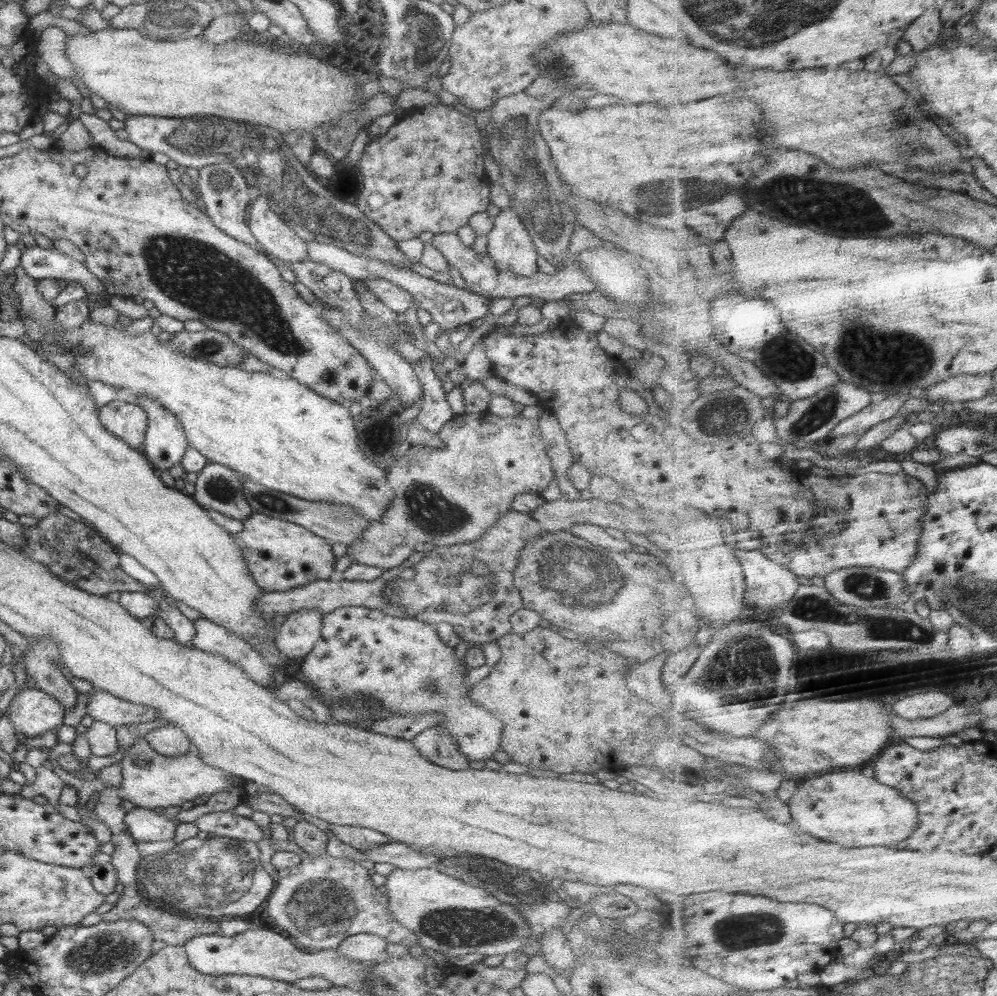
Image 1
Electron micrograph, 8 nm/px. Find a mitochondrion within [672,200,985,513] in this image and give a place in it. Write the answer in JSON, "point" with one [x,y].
{"point":[897,360]}

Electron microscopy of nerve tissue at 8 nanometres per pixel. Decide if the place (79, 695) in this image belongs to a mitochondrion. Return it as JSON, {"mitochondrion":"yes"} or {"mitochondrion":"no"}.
{"mitochondrion":"no"}

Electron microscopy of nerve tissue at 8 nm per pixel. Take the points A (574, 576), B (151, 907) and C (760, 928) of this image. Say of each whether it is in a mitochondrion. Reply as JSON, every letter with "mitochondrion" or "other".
{"A":"mitochondrion","B":"mitochondrion","C":"mitochondrion"}

